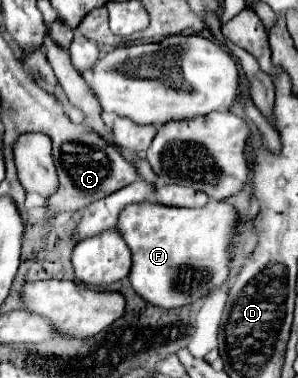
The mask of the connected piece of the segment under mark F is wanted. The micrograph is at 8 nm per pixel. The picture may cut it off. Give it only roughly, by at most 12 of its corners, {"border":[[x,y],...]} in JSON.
{"border":[[127,206],[133,290],[179,308],[229,276],[241,214]]}

